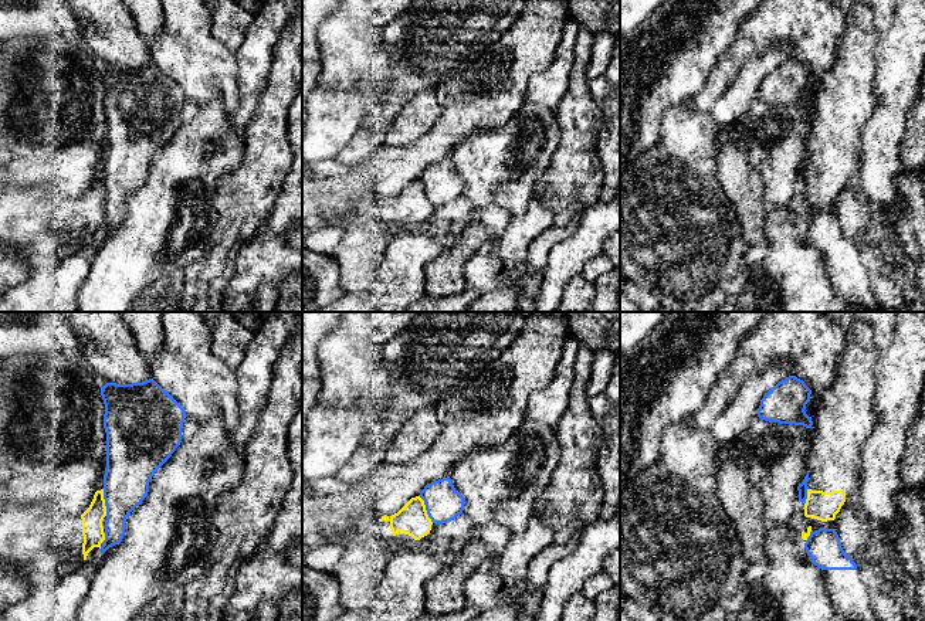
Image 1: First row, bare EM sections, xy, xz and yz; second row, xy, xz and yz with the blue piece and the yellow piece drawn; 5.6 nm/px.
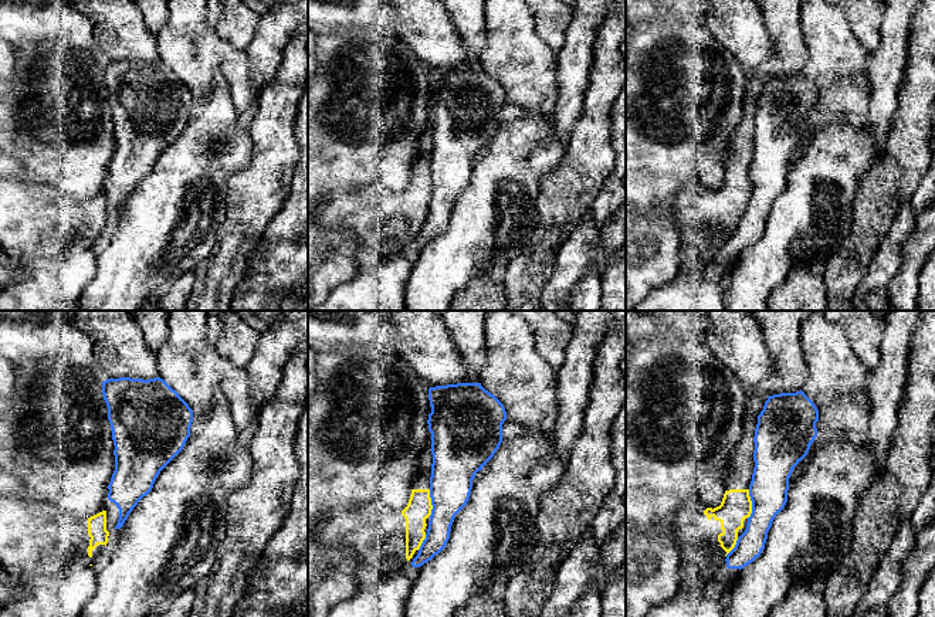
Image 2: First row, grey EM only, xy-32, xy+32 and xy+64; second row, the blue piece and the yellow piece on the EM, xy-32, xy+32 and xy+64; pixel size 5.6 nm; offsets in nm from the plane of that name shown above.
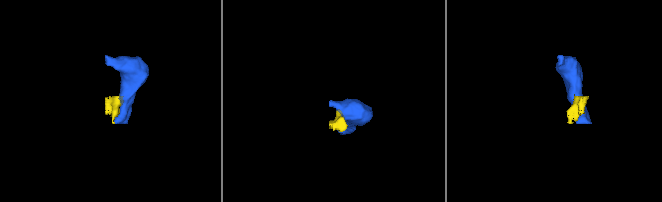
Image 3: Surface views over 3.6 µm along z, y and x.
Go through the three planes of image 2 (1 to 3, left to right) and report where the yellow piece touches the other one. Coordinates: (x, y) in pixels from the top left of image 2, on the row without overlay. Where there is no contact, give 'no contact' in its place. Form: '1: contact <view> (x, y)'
1: no contact
2: contact xy+32 (432, 185)
3: contact xy+64 (752, 186)

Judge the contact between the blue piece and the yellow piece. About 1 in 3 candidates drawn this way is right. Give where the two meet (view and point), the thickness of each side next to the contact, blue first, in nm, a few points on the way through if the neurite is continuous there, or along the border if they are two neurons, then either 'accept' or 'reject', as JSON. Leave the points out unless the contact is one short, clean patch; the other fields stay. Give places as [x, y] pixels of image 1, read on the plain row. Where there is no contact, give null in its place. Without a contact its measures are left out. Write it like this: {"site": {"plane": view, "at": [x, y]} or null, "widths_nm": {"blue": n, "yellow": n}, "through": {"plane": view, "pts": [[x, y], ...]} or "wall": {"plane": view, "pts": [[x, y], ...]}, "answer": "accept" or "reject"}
{"site": {"plane": "xy", "at": [105, 185]}, "widths_nm": {"blue": 280, "yellow": 130}, "wall": {"plane": "xy", "pts": [[102, 170], [107, 197]]}, "answer": "reject"}

